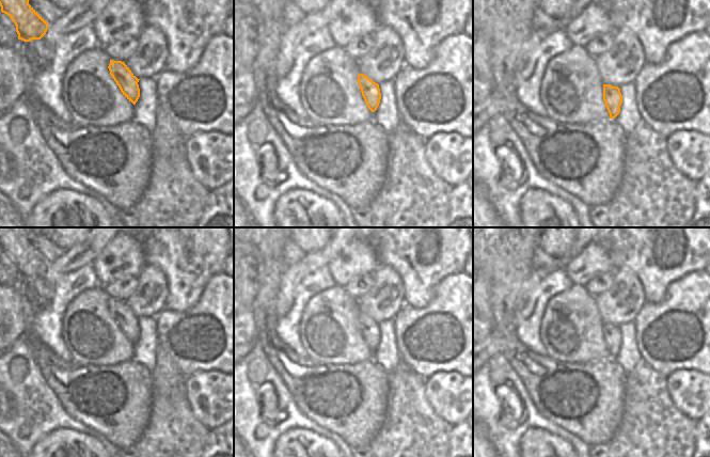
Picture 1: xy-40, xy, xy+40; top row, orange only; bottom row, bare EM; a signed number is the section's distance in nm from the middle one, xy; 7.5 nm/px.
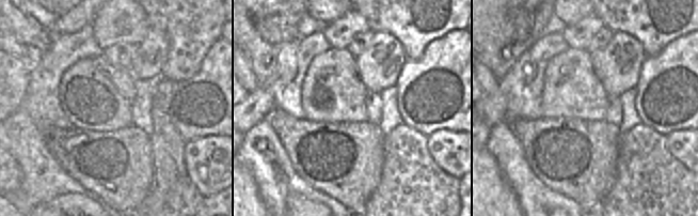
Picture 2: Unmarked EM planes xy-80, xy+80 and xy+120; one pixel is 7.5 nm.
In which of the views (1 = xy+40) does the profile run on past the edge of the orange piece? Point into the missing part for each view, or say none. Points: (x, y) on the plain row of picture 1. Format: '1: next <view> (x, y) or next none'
1: next none

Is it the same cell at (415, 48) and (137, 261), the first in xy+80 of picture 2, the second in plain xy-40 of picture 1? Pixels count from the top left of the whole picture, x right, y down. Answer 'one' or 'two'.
two

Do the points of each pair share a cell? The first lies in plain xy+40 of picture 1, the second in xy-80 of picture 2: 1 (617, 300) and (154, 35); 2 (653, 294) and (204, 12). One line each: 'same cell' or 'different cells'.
1: same cell
2: same cell

